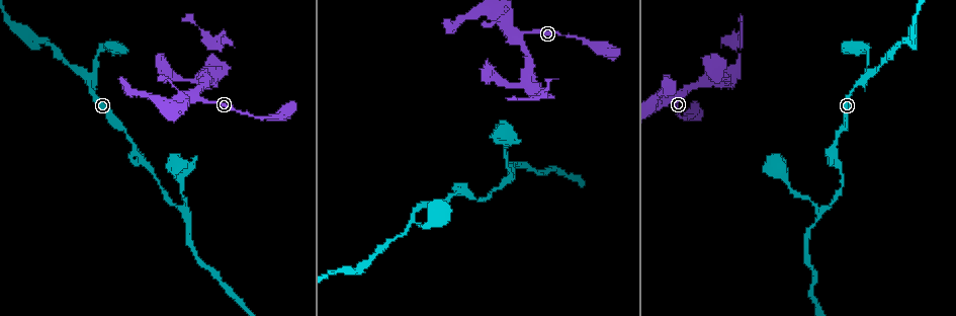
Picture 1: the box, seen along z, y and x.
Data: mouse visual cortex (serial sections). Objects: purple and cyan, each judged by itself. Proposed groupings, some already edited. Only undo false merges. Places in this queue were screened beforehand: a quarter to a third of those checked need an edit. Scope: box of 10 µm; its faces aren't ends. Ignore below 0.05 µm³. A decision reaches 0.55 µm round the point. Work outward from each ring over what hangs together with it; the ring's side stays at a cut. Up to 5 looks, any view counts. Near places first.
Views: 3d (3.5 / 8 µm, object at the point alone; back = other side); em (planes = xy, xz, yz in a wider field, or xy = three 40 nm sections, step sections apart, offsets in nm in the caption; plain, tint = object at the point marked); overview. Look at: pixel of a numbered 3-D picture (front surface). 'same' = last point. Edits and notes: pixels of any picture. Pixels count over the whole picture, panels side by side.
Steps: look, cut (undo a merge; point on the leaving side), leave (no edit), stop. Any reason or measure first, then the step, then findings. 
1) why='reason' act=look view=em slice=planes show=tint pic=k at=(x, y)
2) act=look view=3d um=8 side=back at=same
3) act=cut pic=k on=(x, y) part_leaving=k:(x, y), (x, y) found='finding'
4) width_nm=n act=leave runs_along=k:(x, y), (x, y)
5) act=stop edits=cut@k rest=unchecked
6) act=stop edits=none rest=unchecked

why='three arms meet' act=look view=3d um=8 pic=1 at=(861, 79)

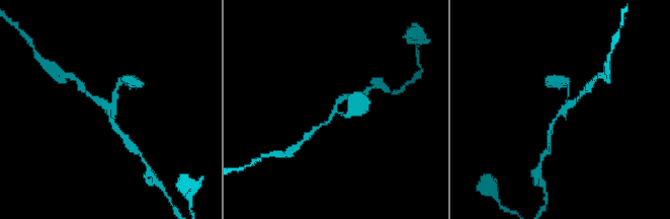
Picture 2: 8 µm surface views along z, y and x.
act=look view=3d um=3.5 at=same

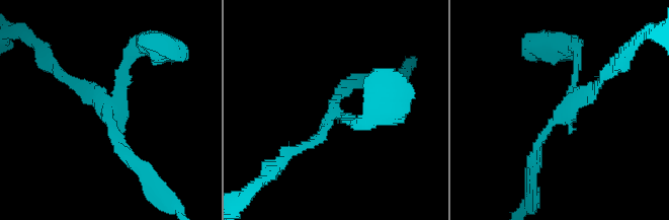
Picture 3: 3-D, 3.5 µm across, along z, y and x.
arm_widths_nm=100,150,150 act=cut pic=3 on=(124, 62) part_leaving=3:(119, 100), (129, 53), (160, 47) found='a second cell is stuck on'

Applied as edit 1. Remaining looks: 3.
why='see it whole again' act=look view=overview

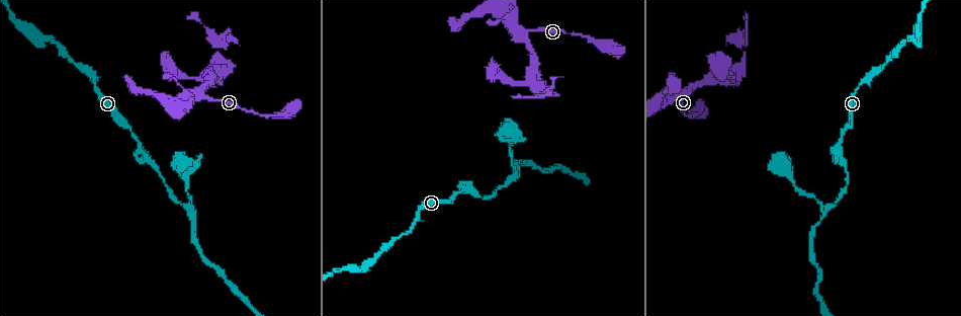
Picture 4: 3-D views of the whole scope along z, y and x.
why='thick turns thin' act=look view=3d um=3.5 pic=4 at=(675, 99)

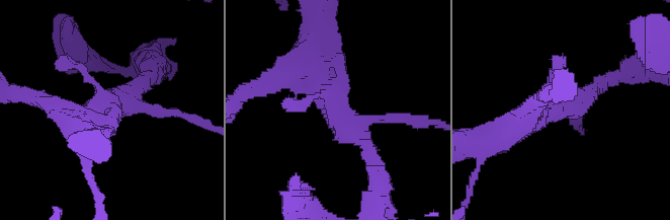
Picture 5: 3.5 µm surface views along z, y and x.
why='shape alone is not enough' act=look view=em slice=xy step=2 show=tint pic=5 at=(566, 106)

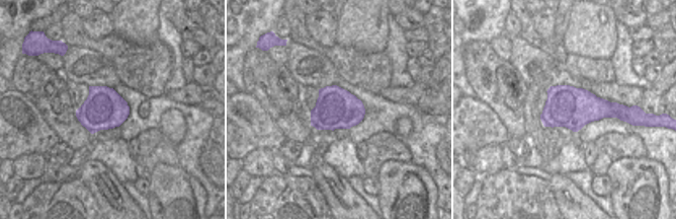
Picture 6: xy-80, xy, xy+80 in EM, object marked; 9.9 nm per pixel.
width_nm=400 act=leave runs_along=5:(403, 119), (350, 122), (298, 70) found='all the same cell'

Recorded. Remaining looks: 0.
act=stop edits=cut@3 rest=unchecked

